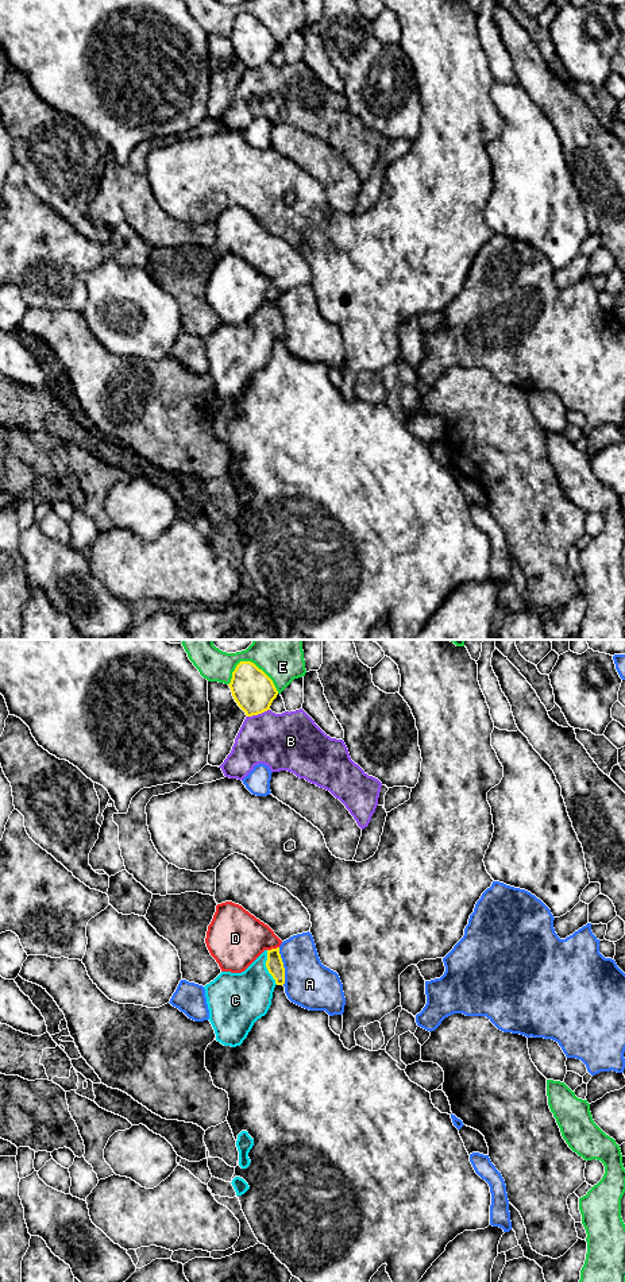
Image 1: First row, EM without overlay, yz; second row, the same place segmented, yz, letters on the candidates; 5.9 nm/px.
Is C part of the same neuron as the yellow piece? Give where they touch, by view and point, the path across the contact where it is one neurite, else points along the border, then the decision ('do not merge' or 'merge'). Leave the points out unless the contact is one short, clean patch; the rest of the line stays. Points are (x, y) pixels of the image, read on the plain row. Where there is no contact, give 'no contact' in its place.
contact yz (266, 319); way yz (274, 316), (266, 319), (239, 351); merge

